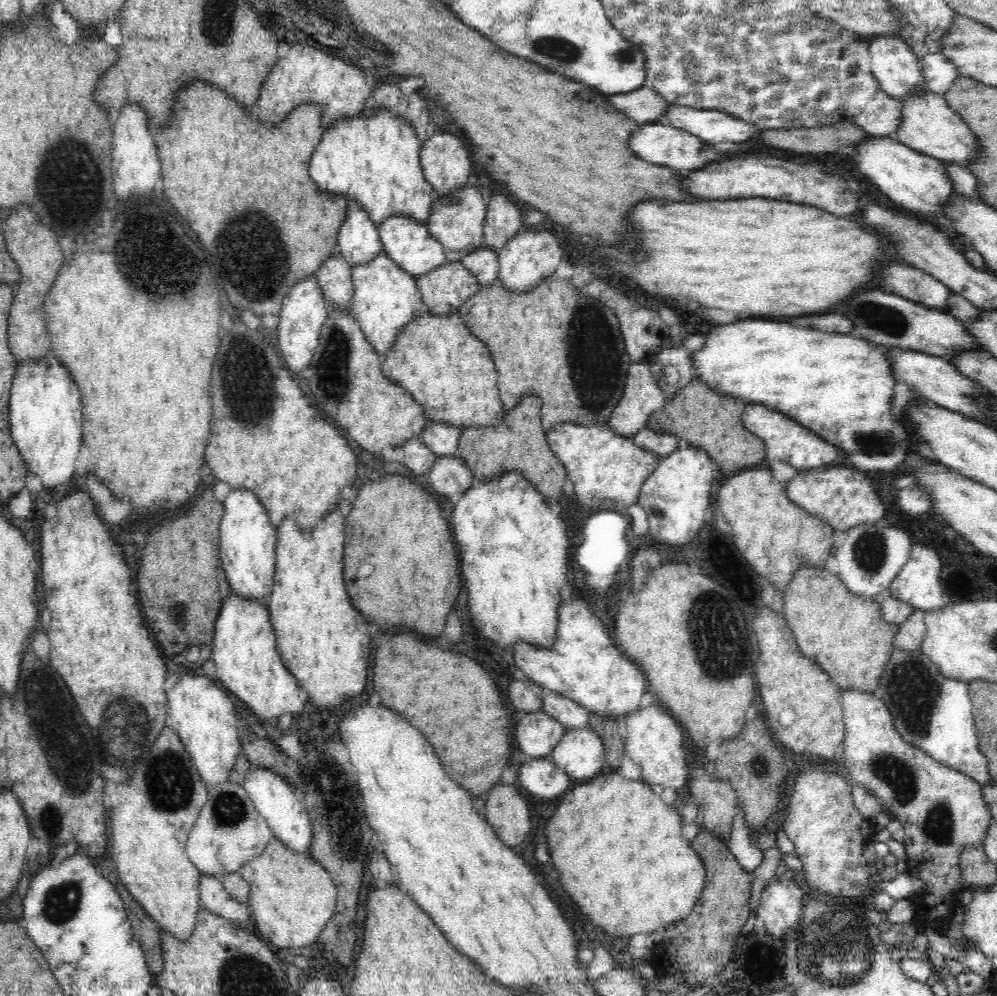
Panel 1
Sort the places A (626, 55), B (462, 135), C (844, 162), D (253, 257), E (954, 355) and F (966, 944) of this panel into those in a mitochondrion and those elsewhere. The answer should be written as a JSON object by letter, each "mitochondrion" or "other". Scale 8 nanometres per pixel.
{"A":"mitochondrion","B":"other","C":"other","D":"mitochondrion","E":"other","F":"other"}

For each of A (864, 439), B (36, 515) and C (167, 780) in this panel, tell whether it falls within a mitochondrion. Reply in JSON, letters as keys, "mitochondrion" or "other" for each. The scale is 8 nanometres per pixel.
{"A":"mitochondrion","B":"other","C":"mitochondrion"}

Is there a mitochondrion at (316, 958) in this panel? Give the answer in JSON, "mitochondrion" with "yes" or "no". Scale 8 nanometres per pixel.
{"mitochondrion":"no"}

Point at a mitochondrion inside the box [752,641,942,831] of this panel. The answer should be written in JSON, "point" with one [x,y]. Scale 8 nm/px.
{"point":[914,692]}

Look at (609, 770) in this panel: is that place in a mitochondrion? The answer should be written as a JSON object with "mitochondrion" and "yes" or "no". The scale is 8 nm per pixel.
{"mitochondrion":"no"}

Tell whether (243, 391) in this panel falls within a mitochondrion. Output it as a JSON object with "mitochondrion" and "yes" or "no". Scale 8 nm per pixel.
{"mitochondrion":"yes"}

